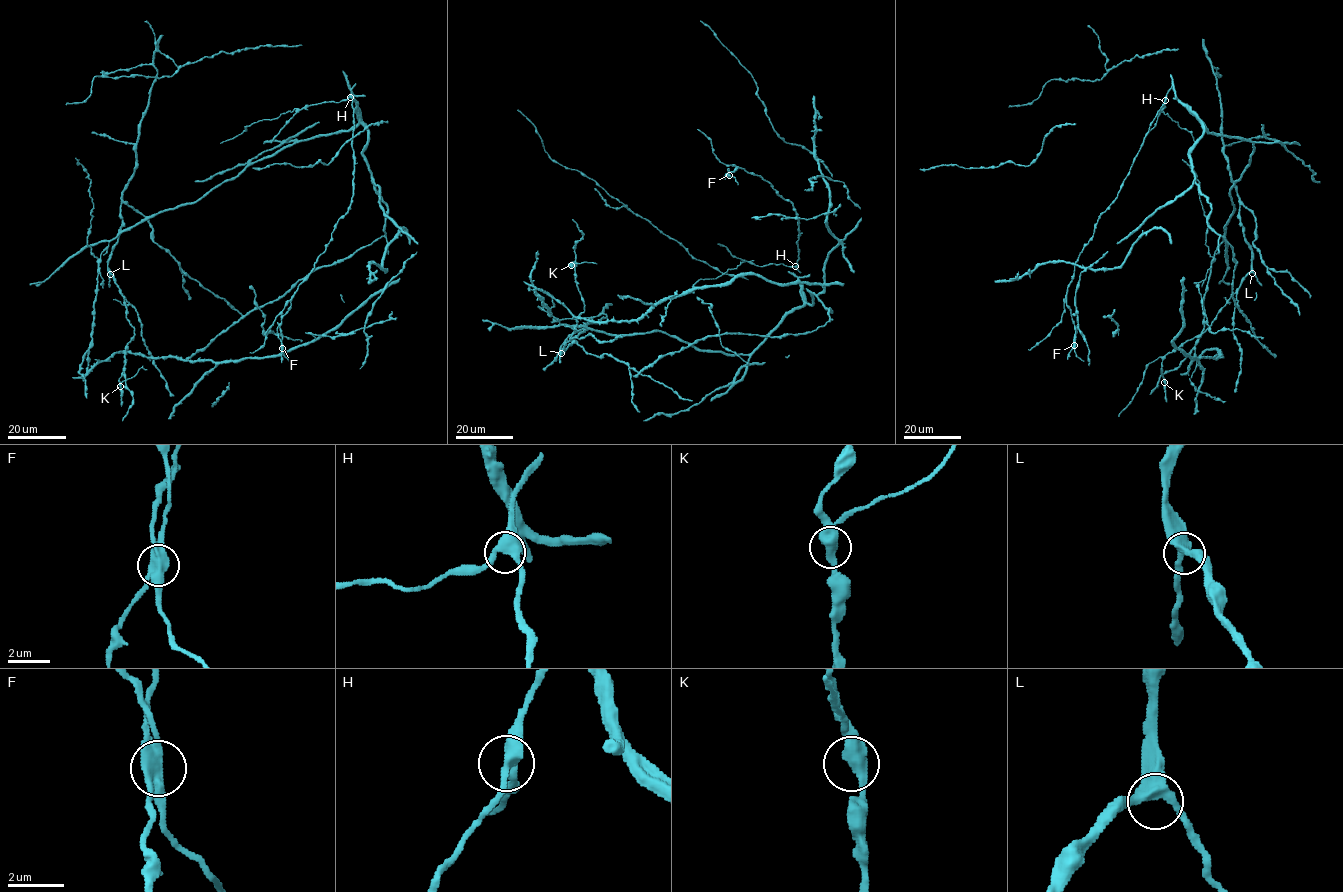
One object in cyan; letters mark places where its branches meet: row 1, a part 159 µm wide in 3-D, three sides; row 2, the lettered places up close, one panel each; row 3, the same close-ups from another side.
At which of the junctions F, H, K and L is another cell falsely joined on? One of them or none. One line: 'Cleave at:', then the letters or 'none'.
Cleave at: F

